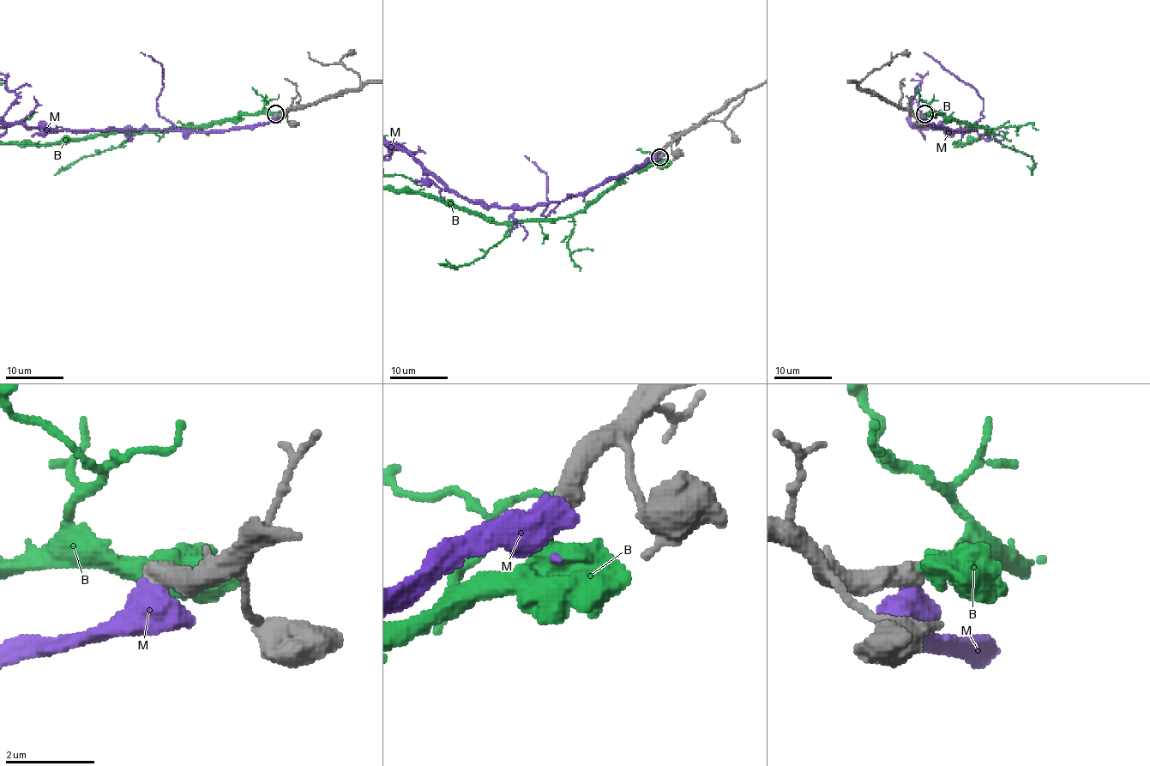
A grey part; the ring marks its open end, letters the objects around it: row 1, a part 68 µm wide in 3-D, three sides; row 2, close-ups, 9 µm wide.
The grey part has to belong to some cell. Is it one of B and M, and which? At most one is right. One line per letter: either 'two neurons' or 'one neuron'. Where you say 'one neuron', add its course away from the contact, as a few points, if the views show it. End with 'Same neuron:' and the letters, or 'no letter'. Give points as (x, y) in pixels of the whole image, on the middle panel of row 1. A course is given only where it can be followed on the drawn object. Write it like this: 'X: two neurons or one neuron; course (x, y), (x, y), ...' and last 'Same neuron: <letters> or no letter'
B: one neuron
M: two neurons
Same neuron: B

